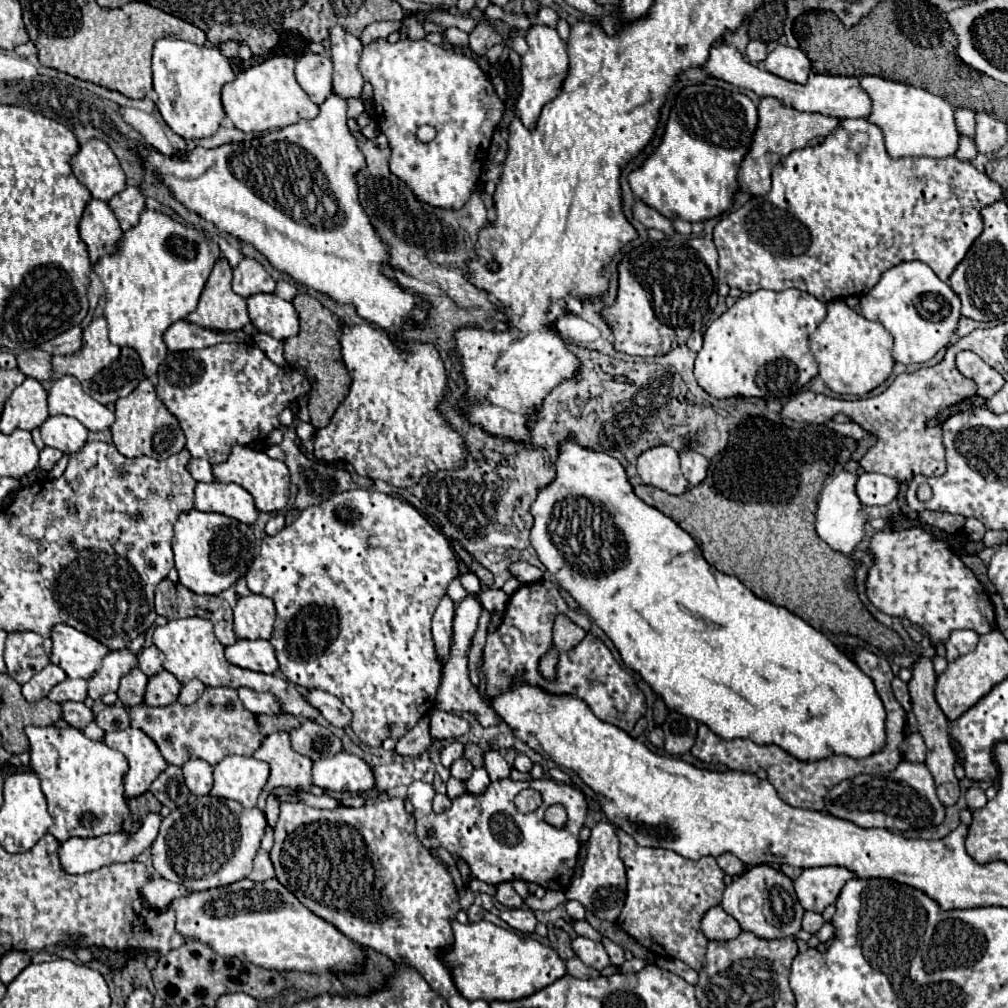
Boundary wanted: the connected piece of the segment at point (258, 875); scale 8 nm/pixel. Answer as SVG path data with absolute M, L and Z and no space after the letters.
M259 850L259 854L255 856L255 866L253 866L253 872L249 874L249 878L253 882L265 882L265 880L275 878L275 870L273 870L271 858L269 858L269 854L265 850Z

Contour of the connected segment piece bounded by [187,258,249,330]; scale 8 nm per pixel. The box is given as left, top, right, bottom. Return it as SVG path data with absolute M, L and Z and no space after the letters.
M219 258L203 288L197 310L187 320L211 330L239 330L249 324L247 302L231 290L231 278L229 262Z

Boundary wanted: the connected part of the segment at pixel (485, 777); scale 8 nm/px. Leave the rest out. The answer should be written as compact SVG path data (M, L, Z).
M477 768L477 770L473 772L473 776L471 776L465 784L467 784L469 794L481 794L481 792L485 792L485 788L491 784L491 780L489 780L489 774L487 774L485 768Z

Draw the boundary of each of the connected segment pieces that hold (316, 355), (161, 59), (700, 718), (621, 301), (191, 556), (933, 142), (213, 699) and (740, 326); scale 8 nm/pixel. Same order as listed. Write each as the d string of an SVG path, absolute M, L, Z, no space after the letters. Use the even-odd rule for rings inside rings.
M301 292L295 296L293 306L299 314L301 332L295 338L285 340L285 360L305 370L309 382L311 382L311 396L309 396L309 414L311 424L315 428L325 428L337 410L337 406L345 400L351 386L351 376L347 372L347 366L341 358L341 344L339 344L339 330L343 326L343 320L337 318L333 312L329 312L317 298L309 296L307 292Z
M161 38L153 48L153 88L159 94L157 110L173 132L187 140L209 138L225 118L221 106L223 84L235 78L229 60L215 46L197 46L187 40Z
M569 434L565 440L559 442L559 454L555 462L555 480L549 486L545 486L545 490L537 492L537 498L531 504L531 514L535 518L535 524L531 528L531 544L537 550L537 556L543 562L543 566L555 576L557 584L565 588L575 598L575 602L595 620L595 624L607 634L607 638L615 644L617 652L621 654L621 660L625 662L625 666L635 670L651 686L651 690L663 698L669 710L675 710L679 714L695 718L697 722L707 724L717 736L725 740L749 738L755 744L777 744L783 750L787 750L791 756L795 756L797 760L805 760L805 762L821 760L831 754L865 758L885 746L885 708L883 708L881 698L875 692L871 678L863 674L853 660L849 660L843 652L839 652L819 630L809 626L803 618L795 616L787 608L781 608L763 598L757 598L747 586L743 586L741 580L737 580L735 576L723 574L715 566L711 566L703 558L701 546L683 528L679 528L669 516L661 514L657 508L645 504L641 498L635 496L633 486L627 480L625 468L621 466L621 462L617 462L617 458L605 452L585 450ZM695 616L701 616L717 624L717 628L709 626L707 622Z
M667 236L661 242L645 242L635 246L623 256L617 266L619 288L611 306L601 310L601 316L615 334L613 348L629 356L661 356L683 344L693 330L701 330L709 324L713 308L717 304L717 248L711 240L701 236Z
M191 510L183 512L175 522L173 552L179 582L183 586L187 586L195 594L221 594L247 574L253 562L255 534L251 526L225 514Z
M863 76L859 82L873 102L873 110L865 120L881 128L885 138L885 148L891 158L903 158L903 156L945 158L955 154L961 136L955 128L953 106L949 102L945 102L935 94L929 94L927 90L907 86L901 82L891 82L881 76Z
M207 686L203 696L191 706L181 706L179 702L161 708L139 704L129 710L129 716L131 726L141 728L149 738L153 738L167 764L173 766L183 766L193 758L205 760L207 764L215 766L229 754L251 756L265 738L259 732L255 714L245 710L241 700L237 698L237 690L227 686Z
M787 288L781 292L775 290L757 290L753 294L743 294L737 302L721 314L705 330L705 342L695 358L695 378L699 386L713 398L763 398L763 400L789 400L795 396L811 378L817 376L817 362L809 350L809 336L821 320L825 318L827 308L815 296L801 292L797 288Z

